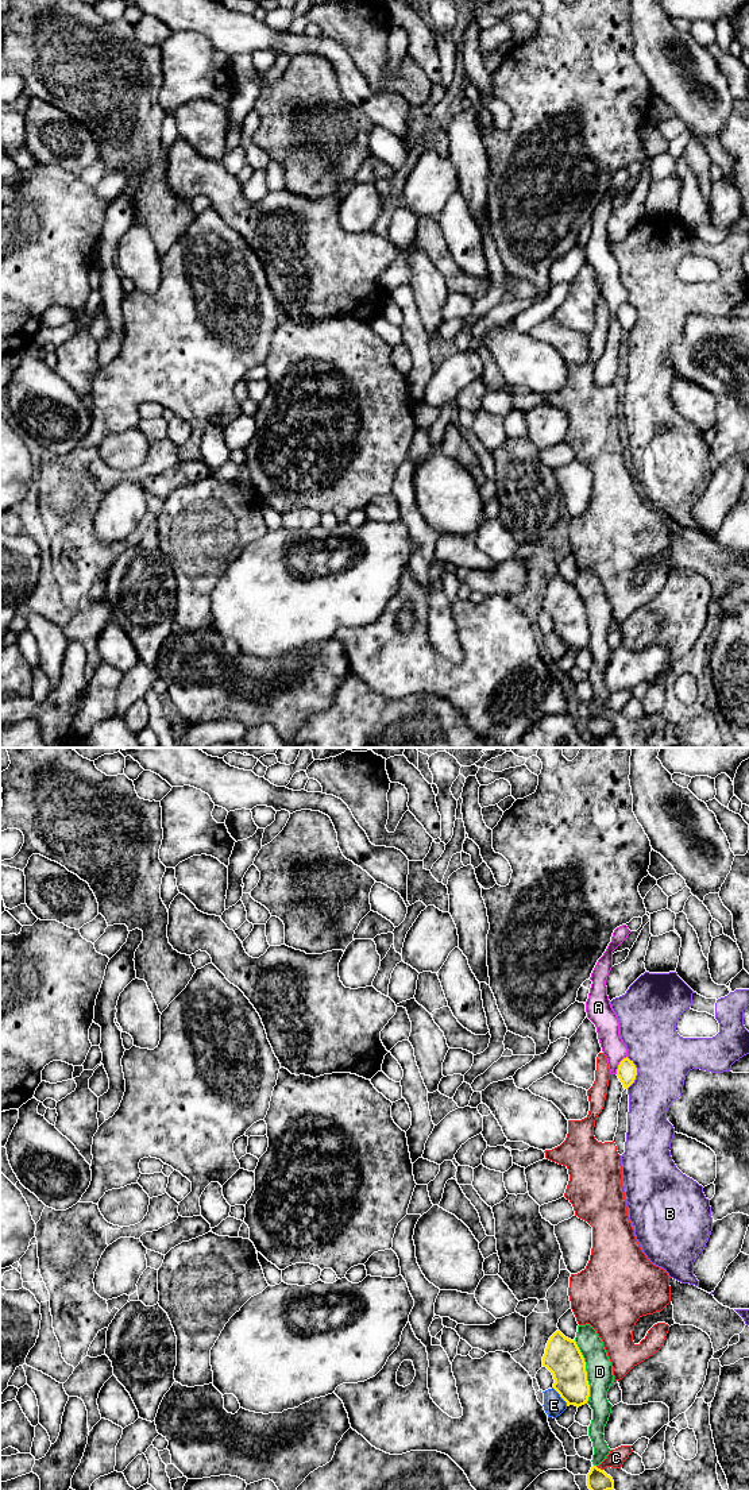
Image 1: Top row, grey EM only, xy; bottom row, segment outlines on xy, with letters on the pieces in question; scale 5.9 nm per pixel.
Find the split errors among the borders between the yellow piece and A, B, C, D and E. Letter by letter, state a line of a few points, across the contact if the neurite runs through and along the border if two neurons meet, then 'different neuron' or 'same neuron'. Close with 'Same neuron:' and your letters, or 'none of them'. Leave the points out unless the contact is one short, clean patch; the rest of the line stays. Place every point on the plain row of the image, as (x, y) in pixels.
A: xy (626, 300), (620, 307), (616, 317) | different neuron
B: different neuron
C: different neuron
D: different neuron
E: different neuron
Same neuron: none of them

